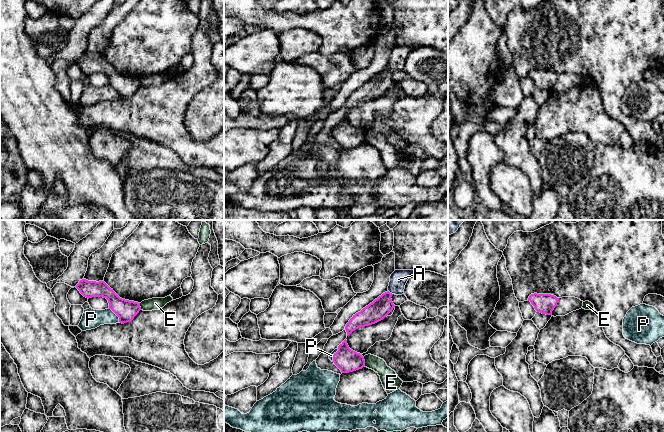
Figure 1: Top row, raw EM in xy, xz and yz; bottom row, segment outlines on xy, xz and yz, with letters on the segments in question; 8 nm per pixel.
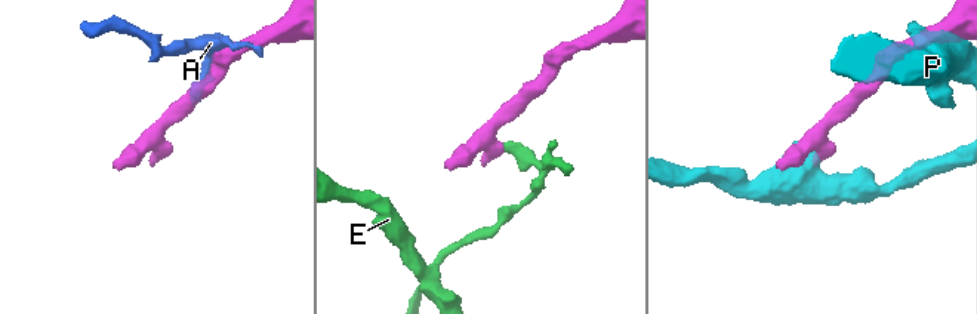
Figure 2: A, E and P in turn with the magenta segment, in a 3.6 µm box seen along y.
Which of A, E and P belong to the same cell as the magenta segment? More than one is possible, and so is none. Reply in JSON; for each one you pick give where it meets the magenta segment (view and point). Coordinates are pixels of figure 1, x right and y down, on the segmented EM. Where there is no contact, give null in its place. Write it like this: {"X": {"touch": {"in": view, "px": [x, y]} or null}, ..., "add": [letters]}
{"add": []}

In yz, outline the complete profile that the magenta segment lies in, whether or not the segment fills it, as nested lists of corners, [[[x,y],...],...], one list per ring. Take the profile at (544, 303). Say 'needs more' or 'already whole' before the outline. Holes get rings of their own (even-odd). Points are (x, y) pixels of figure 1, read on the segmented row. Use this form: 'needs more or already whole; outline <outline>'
already whole; outline [[[531,294],[528,301],[534,306],[537,312],[552,315],[552,311],[557,306],[559,298],[551,294]]]

